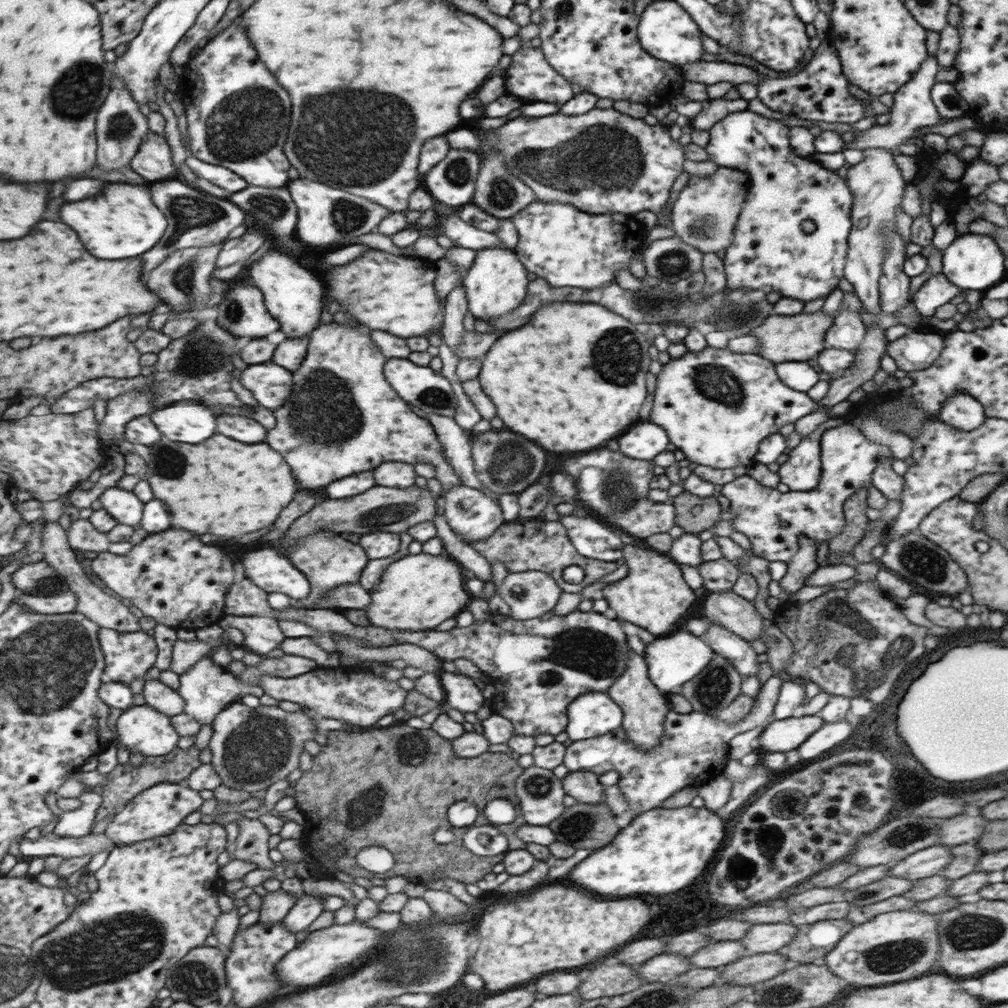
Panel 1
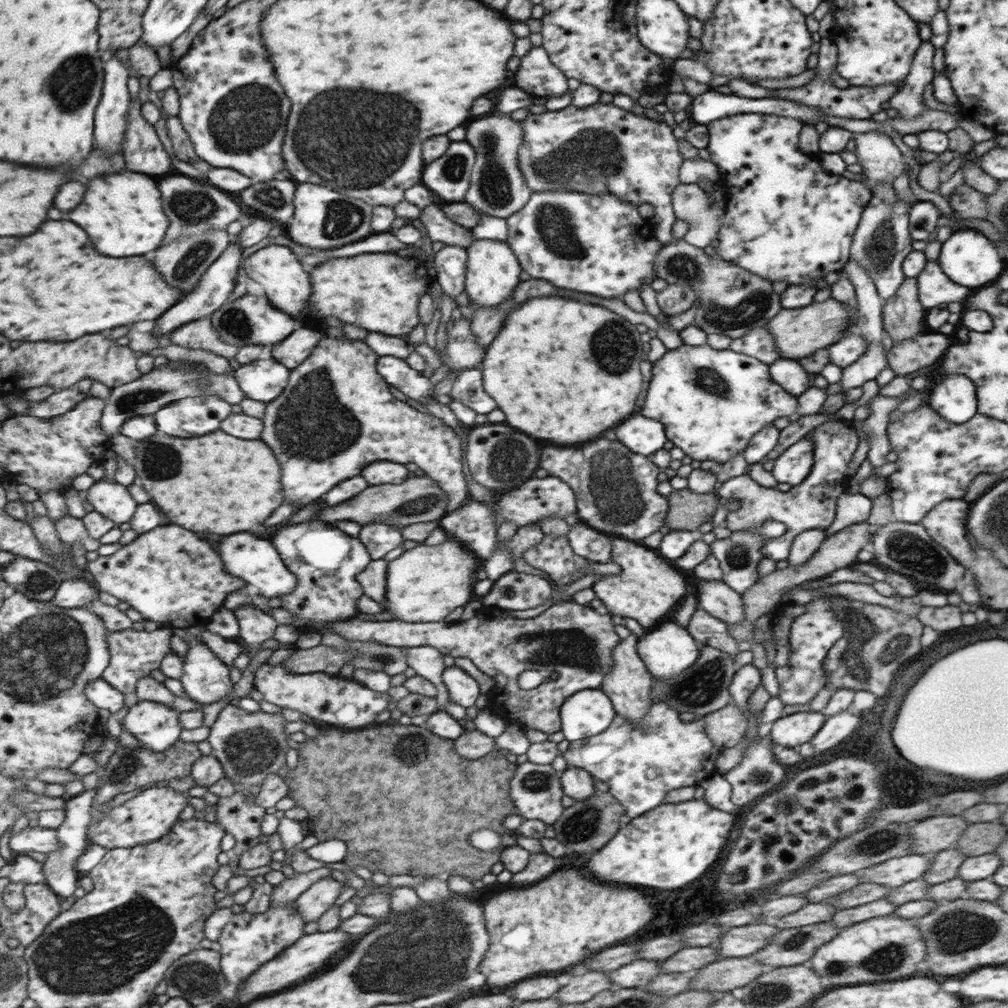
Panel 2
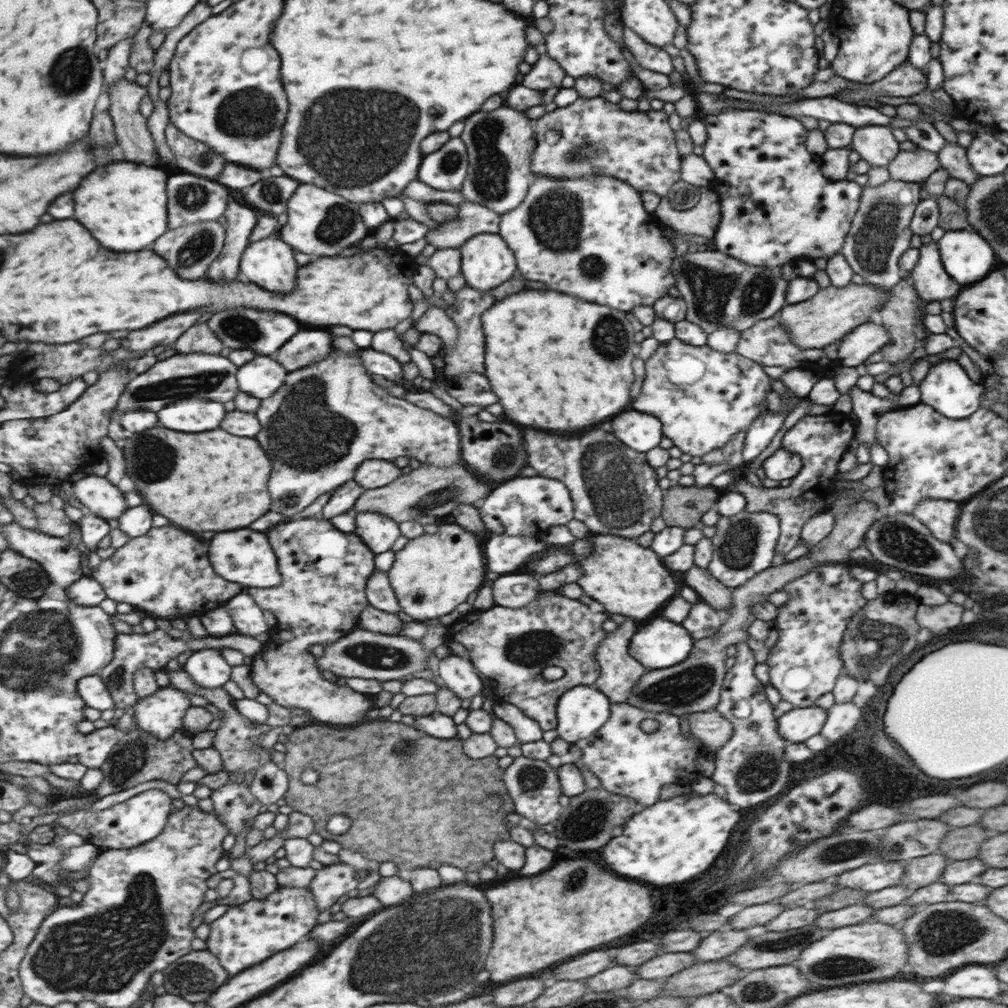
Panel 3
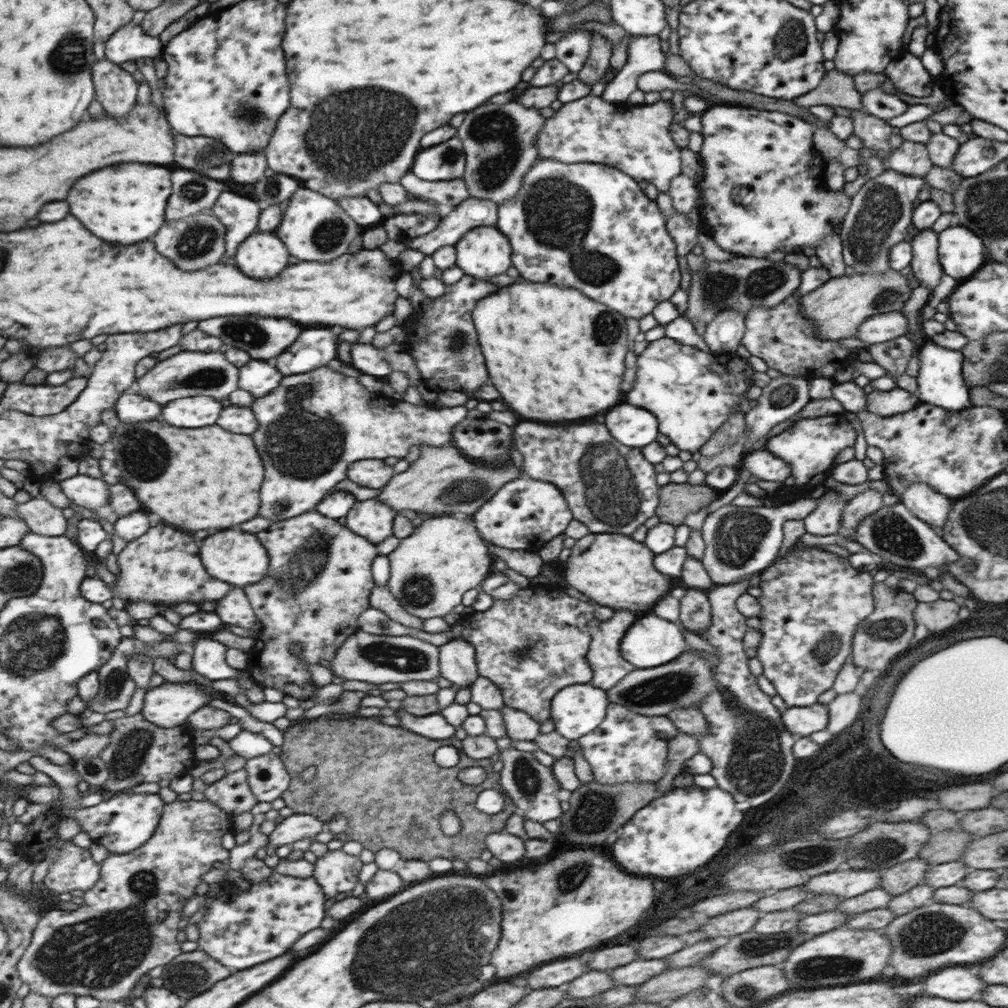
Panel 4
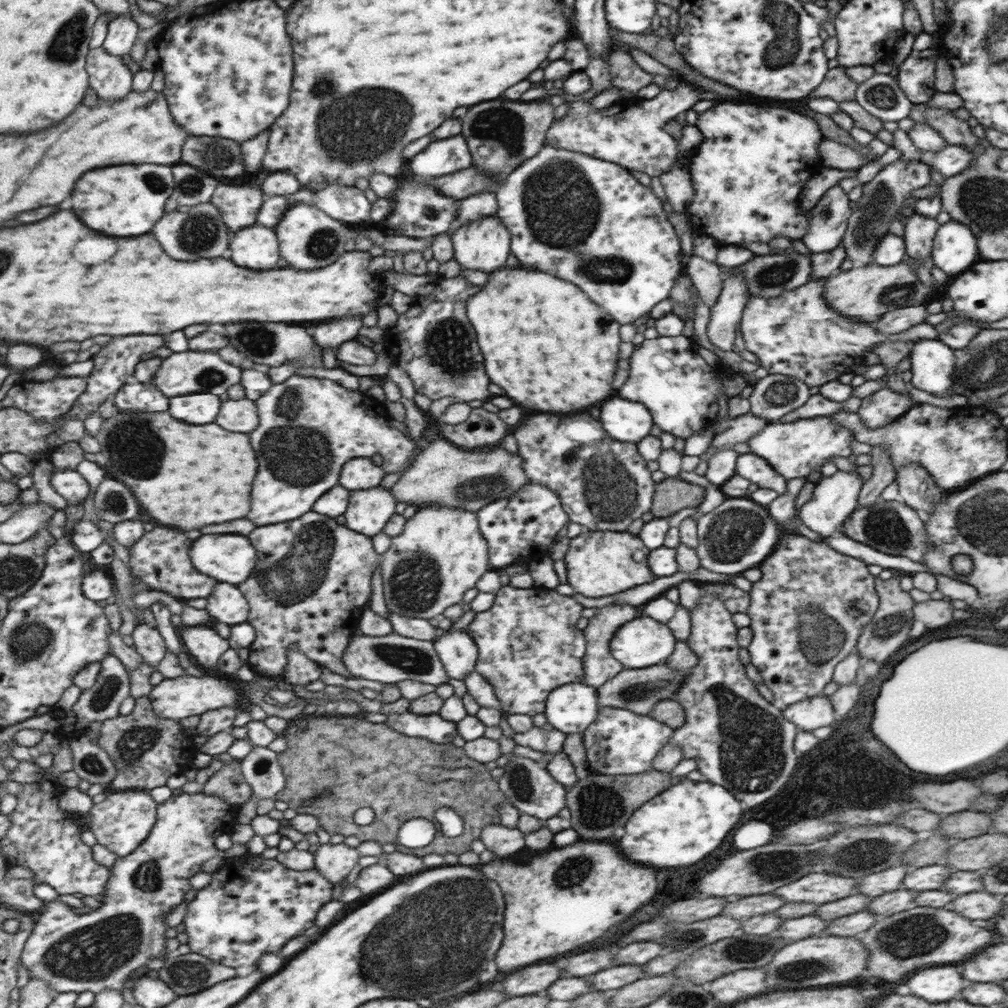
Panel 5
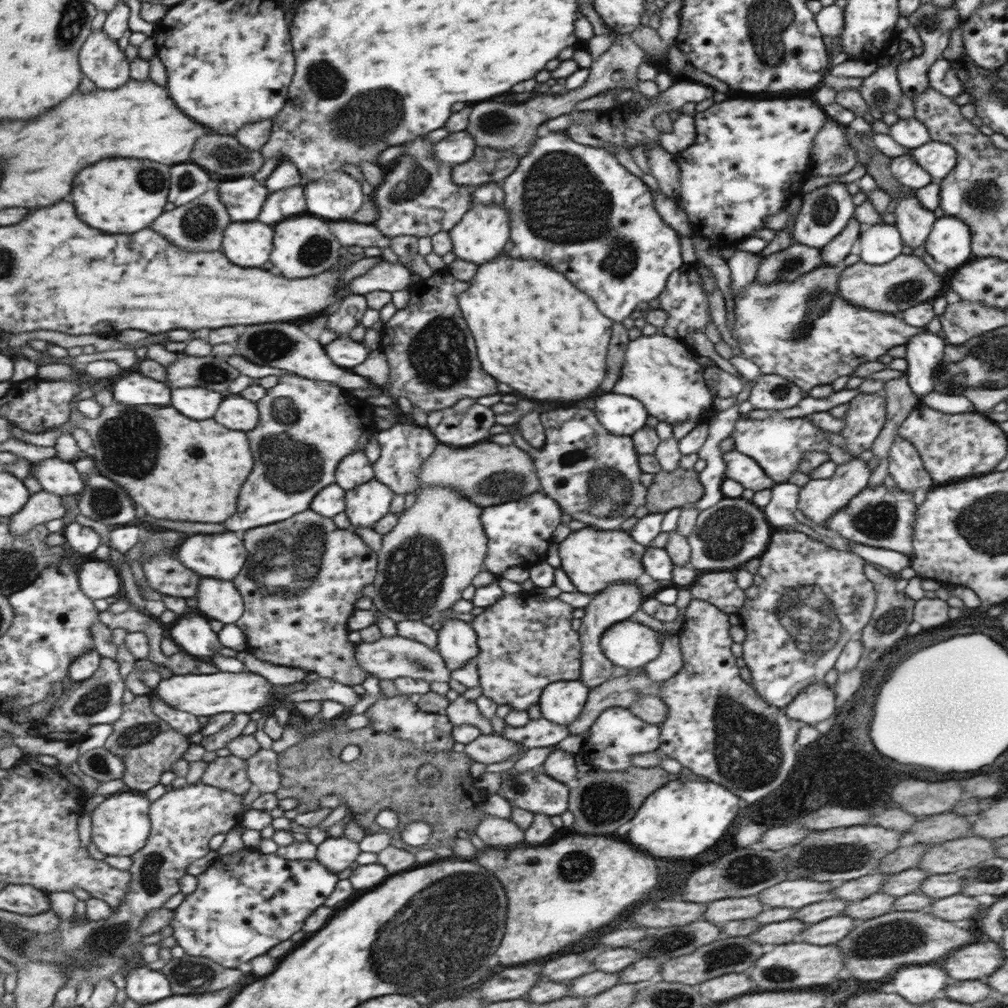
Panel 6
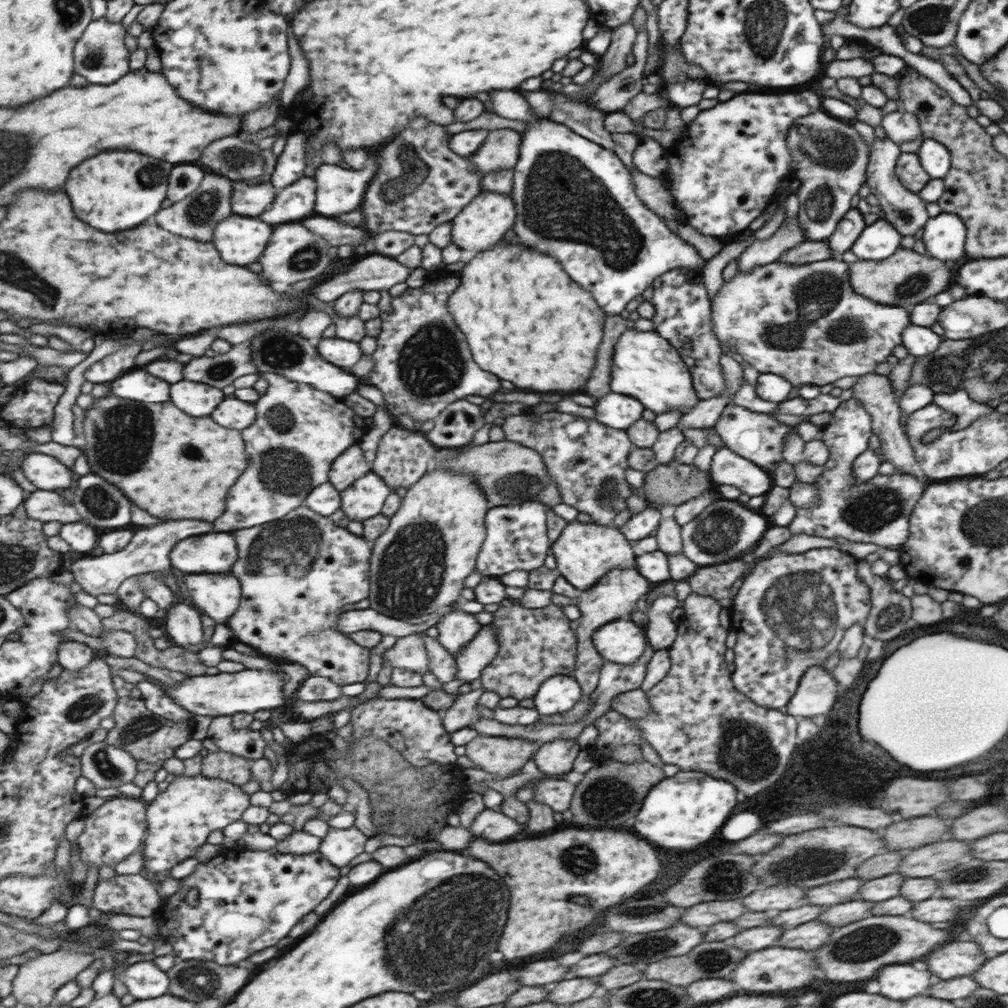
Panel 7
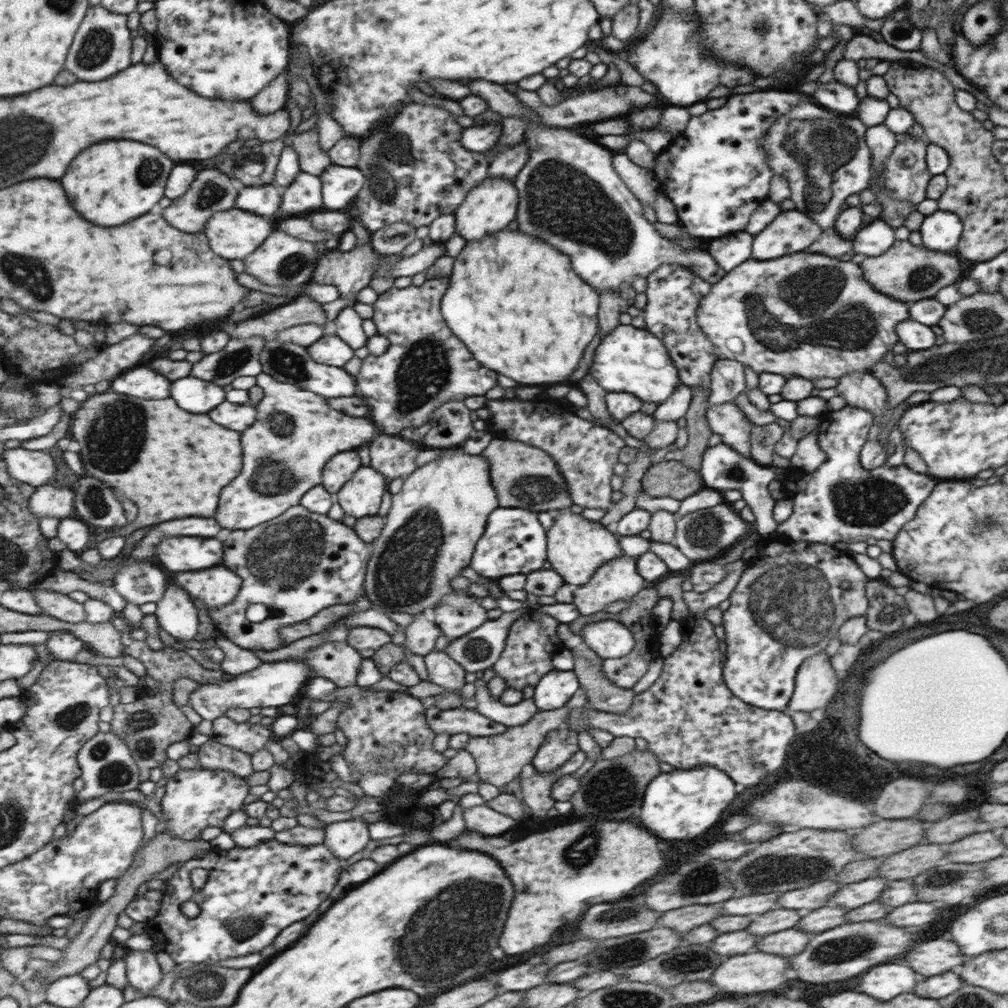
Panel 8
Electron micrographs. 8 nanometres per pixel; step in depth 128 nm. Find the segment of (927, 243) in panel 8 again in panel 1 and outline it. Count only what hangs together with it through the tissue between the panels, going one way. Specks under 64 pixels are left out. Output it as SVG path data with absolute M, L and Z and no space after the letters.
M965 233L956 235L953 241L943 250L941 262L941 274L955 286L965 290L981 290L989 288L995 282L1001 280L1005 268L1003 268L1003 254L1000 248L995 246L992 237L982 234Z

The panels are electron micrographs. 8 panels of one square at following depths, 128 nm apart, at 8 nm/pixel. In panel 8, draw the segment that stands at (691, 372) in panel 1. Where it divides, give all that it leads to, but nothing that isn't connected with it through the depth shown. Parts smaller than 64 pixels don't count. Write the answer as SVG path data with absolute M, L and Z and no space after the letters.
M619 325L611 334L603 337L593 350L591 366L587 370L603 390L628 392L641 402L661 404L681 383L679 372L661 338L653 336L645 329Z

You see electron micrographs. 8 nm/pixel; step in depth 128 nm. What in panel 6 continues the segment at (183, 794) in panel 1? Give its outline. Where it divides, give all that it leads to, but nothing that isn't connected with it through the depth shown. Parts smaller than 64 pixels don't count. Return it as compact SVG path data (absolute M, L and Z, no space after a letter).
M127 789L108 796L92 812L92 842L103 856L133 856L146 846L152 833L150 817L152 800L133 794Z

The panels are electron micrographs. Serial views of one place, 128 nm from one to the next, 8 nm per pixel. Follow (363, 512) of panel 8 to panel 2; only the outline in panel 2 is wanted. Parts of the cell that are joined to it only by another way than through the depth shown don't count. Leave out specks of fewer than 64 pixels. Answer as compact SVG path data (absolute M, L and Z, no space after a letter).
M365 524L360 526L358 540L365 546L367 553L374 560L383 559L383 554L397 548L404 542L397 527L387 526L387 524Z

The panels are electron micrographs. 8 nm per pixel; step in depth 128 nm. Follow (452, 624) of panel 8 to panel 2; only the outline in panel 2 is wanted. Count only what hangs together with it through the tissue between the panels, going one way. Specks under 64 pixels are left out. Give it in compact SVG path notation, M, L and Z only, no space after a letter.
M454 665L444 668L441 678L448 692L449 701L465 708L473 706L475 698L479 696L477 682L473 678L469 678L461 668Z

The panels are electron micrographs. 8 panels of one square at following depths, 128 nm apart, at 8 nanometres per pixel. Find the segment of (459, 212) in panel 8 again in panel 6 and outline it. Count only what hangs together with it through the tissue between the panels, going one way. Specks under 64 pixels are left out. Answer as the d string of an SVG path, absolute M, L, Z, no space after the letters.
M473 204L462 216L460 222L447 232L453 254L459 260L473 262L476 265L489 263L491 258L495 258L501 252L501 248L509 240L510 230L507 224L510 224L510 215L502 204Z

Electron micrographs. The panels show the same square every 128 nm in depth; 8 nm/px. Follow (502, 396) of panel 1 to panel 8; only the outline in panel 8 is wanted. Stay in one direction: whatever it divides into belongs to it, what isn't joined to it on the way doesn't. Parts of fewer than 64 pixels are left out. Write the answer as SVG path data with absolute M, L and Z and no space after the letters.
M503 229L486 238L466 242L461 248L457 256L451 258L450 274L447 276L449 286L446 288L445 294L441 298L441 313L446 320L451 332L455 332L455 336L459 336L459 340L463 340L463 344L467 344L467 348L471 348L471 352L475 352L475 360L479 360L479 364L483 364L485 368L491 368L519 384L557 384L557 382L565 382L567 376L573 372L573 368L577 366L585 346L593 340L595 332L597 332L597 291L593 290L589 284L585 284L573 270L571 270L571 262L569 256L557 252L551 244L545 244L539 238L521 234L521 232L513 232L513 230Z

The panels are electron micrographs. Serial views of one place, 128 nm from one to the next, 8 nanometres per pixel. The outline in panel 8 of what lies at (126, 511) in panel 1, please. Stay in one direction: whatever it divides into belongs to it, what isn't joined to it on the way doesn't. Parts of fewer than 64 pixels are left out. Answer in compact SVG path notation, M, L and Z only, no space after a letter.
M21 447L6 449L3 450L1 458L15 478L36 487L52 484L57 474L55 458L41 450L27 450Z

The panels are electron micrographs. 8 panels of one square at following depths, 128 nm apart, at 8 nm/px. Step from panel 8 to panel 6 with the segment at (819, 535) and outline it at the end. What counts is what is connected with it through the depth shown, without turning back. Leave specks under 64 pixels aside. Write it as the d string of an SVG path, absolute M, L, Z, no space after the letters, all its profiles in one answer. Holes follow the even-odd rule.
M859 393L849 402L846 402L847 412L842 418L844 427L839 434L843 436L845 444L840 448L853 459L858 457L863 450L873 446L874 439L877 438L879 431L882 430L886 420L885 397L882 393ZM881 486L867 488L849 501L844 507L838 508L826 521L827 529L836 532L839 537L849 542L863 544L881 549L894 549L905 556L913 554L913 526L915 504L913 495L901 491L895 486L888 489Z

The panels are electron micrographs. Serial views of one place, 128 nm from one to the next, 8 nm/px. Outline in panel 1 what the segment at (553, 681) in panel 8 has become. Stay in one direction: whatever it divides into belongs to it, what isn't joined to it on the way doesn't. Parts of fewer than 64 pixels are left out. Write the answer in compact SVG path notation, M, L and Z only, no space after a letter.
M589 691L579 695L567 708L565 734L572 741L593 739L621 727L620 705L605 692Z

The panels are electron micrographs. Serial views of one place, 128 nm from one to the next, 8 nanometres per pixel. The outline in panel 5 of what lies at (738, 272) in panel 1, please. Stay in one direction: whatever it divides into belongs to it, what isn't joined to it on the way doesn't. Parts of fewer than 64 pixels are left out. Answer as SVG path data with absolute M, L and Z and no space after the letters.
M720 100L698 114L695 127L702 139L692 150L687 164L695 196L683 210L691 230L708 234L720 246L742 247L747 242L768 242L775 236L801 240L806 229L809 231L810 217L807 217L808 211L797 208L799 192L815 170L821 168L821 164L817 164L817 146L821 146L817 122L793 109L753 108L753 104L723 104Z

